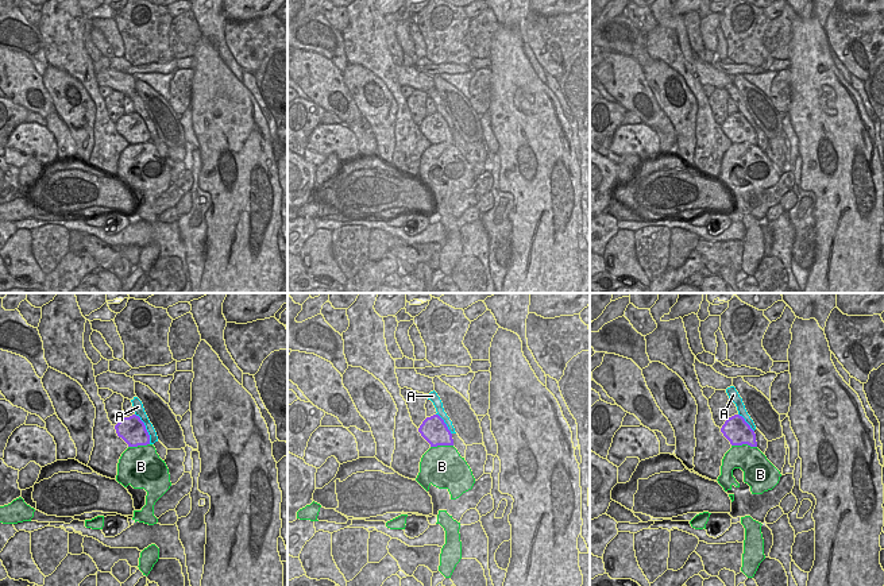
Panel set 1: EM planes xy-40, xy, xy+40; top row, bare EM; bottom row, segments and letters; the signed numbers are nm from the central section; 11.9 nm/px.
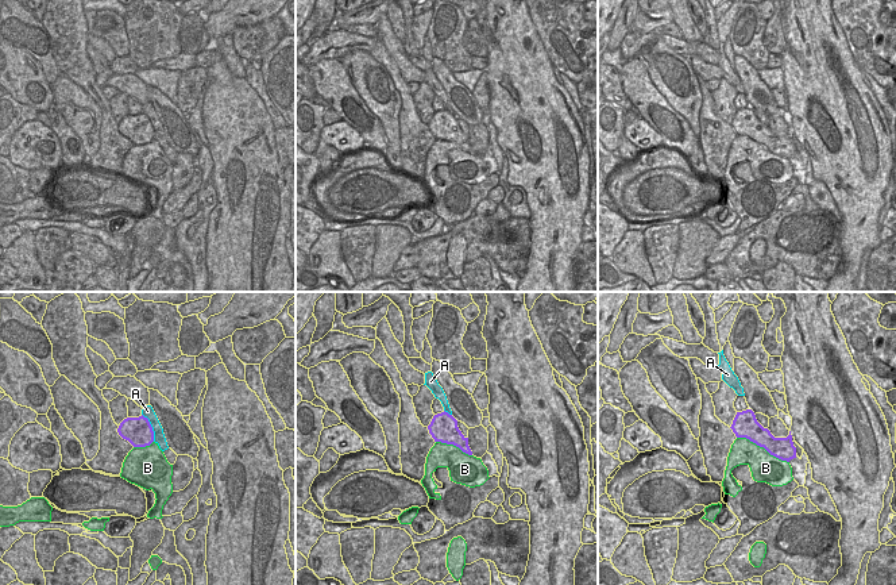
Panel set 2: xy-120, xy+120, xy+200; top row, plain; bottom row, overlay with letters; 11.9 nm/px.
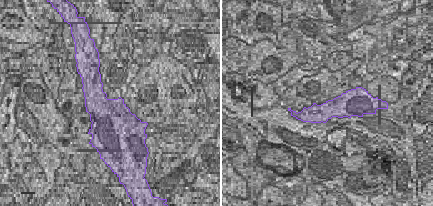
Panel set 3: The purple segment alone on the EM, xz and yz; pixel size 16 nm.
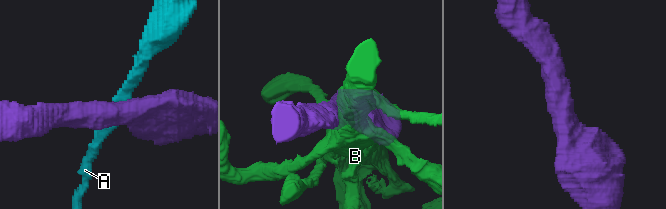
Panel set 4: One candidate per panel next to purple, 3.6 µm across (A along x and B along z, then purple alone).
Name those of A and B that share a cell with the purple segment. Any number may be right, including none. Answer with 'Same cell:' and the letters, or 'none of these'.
Same cell: none of these

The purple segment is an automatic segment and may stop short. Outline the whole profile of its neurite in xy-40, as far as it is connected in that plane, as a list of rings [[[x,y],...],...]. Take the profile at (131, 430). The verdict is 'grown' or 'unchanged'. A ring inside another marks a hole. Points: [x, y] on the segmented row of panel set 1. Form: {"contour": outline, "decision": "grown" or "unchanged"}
{"contour": [[[136,415],[123,417],[115,425],[115,429],[117,436],[121,437],[128,444],[128,447],[150,444],[150,435],[146,429],[146,425]]], "decision": "unchanged"}

